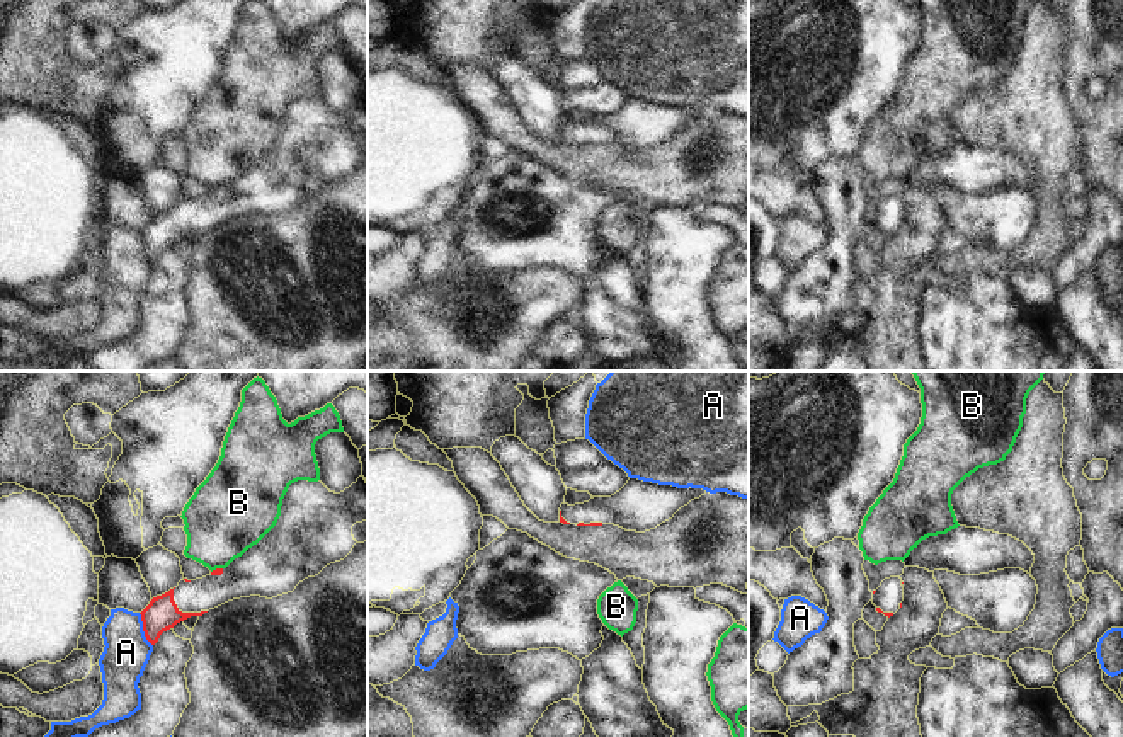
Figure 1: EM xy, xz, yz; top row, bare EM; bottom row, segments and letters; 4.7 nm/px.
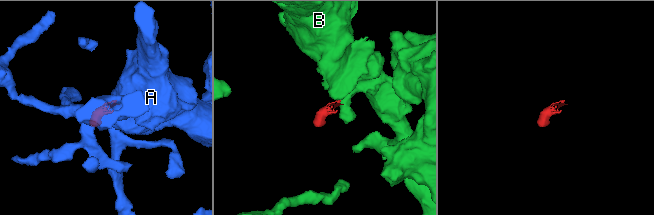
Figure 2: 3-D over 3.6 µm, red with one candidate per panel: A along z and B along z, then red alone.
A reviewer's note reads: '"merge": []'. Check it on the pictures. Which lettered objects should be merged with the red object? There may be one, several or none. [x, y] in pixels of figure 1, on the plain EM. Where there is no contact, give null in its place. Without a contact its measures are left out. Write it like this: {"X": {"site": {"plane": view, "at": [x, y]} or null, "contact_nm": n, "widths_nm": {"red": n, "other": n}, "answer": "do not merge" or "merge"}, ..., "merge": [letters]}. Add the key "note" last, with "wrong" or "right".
{"A": {"site": {"plane": "xy", "at": [143, 249]}, "contact_nm": 170, "widths_nm": {"red": 160, "other": 220}, "answer": "do not merge"}, "B": {"site": {"plane": "xy", "at": [216, 188]}, "contact_nm": 60, "widths_nm": {"red": 30, "other": 360}, "answer": "do not merge"}, "merge": [], "note": "right"}

